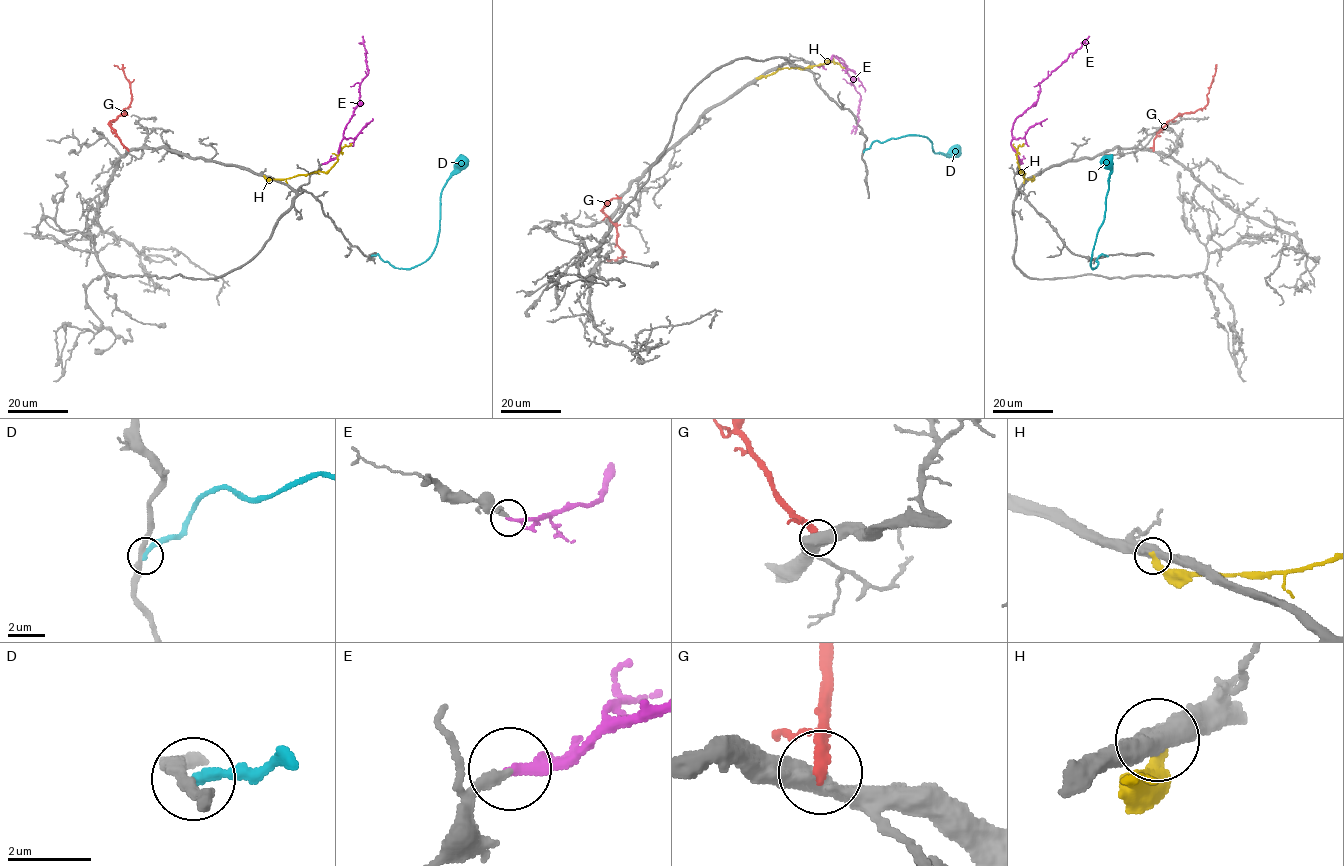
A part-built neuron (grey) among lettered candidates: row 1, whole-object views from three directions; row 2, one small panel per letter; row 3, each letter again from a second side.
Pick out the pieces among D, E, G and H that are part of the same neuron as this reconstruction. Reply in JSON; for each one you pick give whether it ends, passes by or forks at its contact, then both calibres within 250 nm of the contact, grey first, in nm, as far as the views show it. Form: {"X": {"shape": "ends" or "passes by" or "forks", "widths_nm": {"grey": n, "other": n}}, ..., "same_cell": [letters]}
{"E": {"shape": "ends", "widths_nm": {"grey": 240, "other": 220}}, "same_cell": ["E"]}

